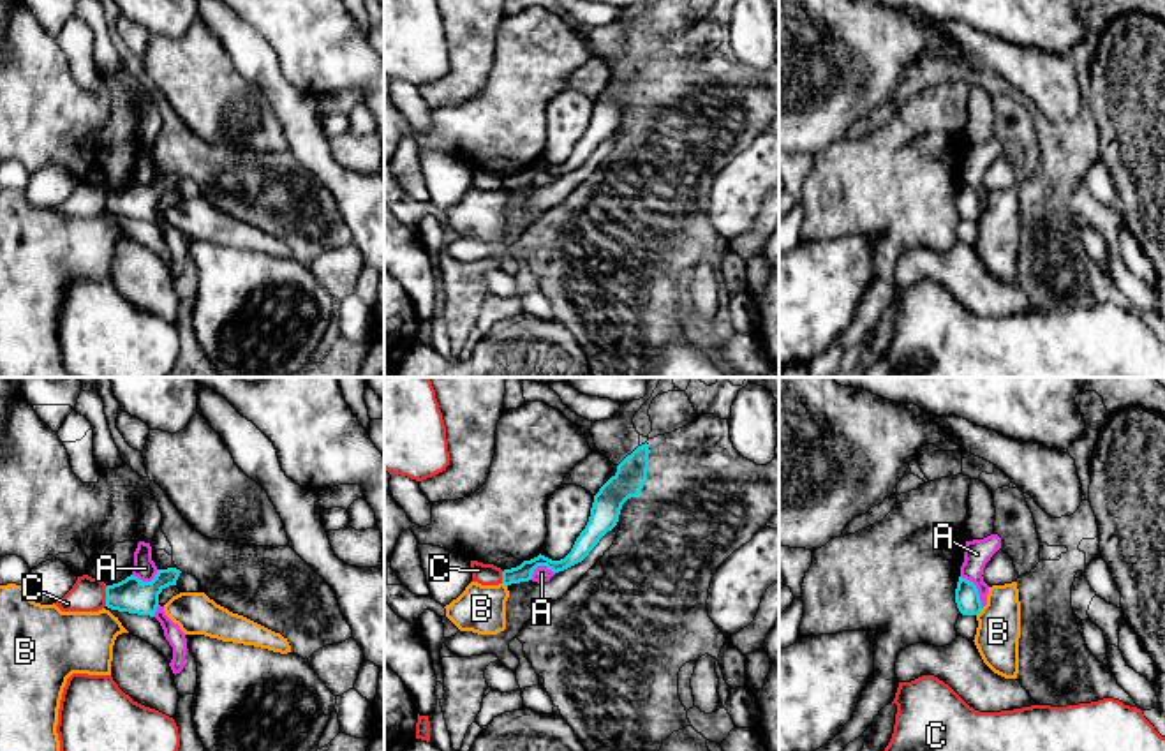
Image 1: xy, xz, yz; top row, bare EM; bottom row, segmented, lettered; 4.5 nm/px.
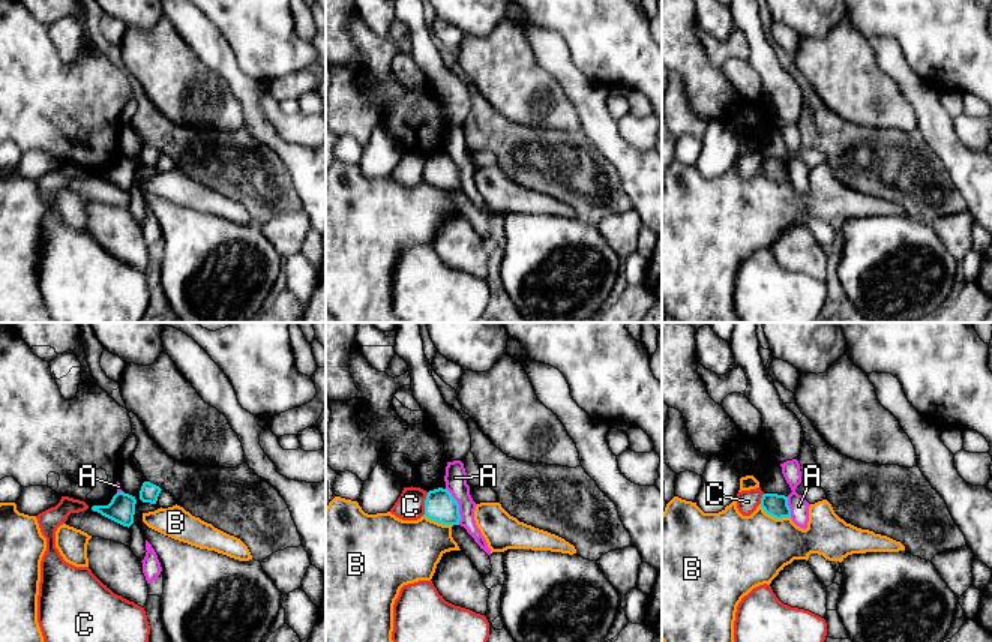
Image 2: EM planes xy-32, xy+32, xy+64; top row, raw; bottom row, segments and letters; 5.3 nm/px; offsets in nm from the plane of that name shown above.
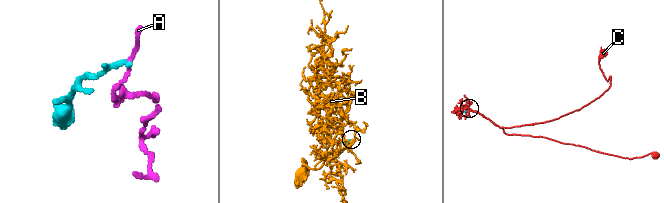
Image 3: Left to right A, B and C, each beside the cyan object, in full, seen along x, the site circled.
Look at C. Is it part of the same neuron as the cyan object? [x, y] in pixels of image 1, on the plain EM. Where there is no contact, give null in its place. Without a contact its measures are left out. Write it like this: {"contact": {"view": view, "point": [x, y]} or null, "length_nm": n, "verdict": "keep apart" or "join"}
{"contact": {"view": "xy", "point": [106, 201]}, "length_nm": 100, "verdict": "keep apart"}

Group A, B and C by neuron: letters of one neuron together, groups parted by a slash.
A / B / C

